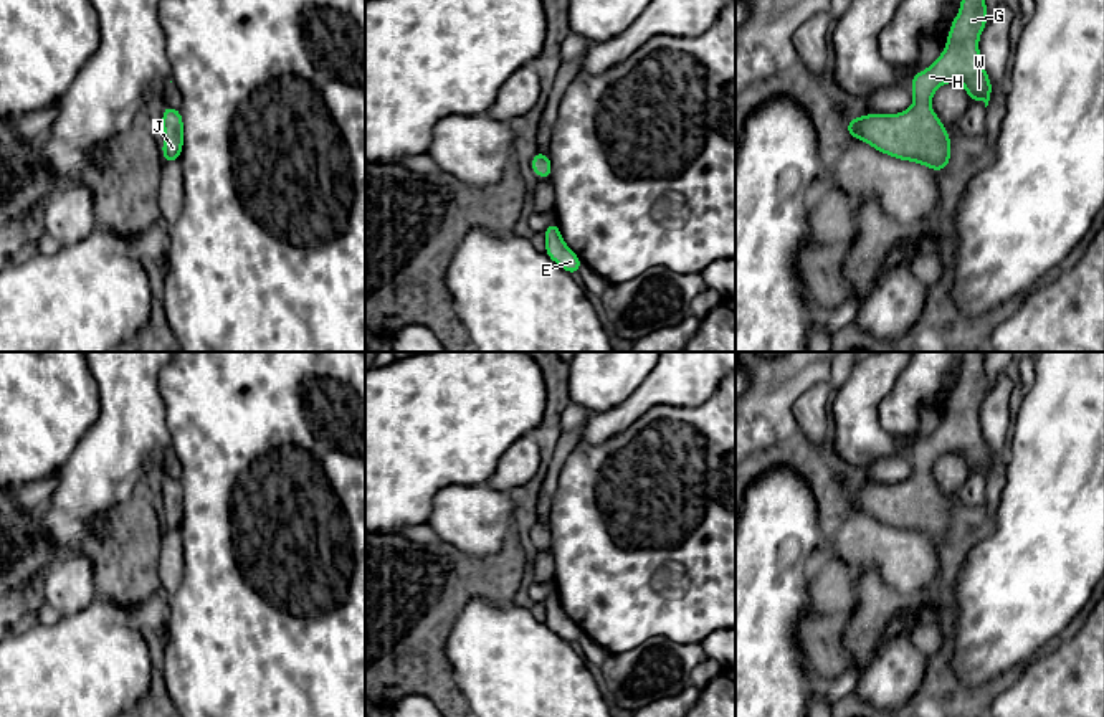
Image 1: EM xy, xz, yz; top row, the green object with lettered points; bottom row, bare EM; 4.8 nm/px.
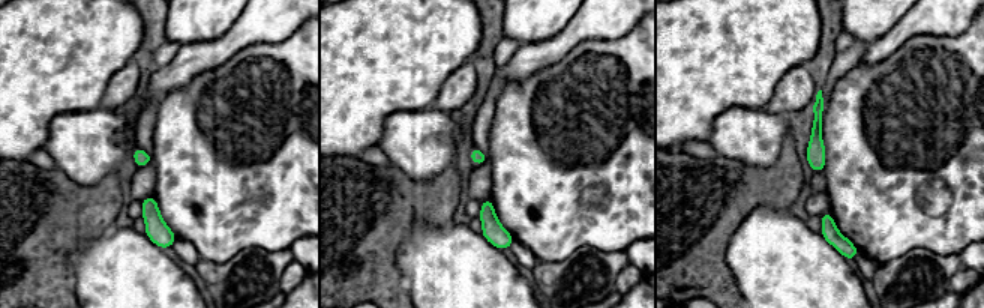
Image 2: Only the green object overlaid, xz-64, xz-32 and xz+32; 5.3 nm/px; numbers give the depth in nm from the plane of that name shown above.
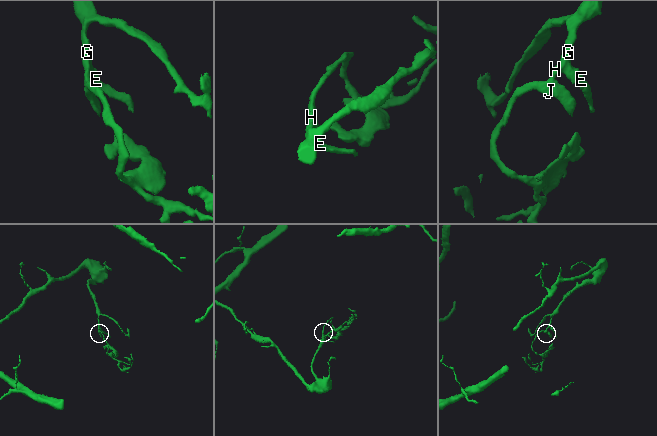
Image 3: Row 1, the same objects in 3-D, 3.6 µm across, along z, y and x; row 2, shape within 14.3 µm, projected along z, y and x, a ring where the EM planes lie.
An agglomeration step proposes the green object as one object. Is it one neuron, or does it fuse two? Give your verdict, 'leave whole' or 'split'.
leave whole

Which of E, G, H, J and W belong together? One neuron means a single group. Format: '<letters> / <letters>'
E G H J W

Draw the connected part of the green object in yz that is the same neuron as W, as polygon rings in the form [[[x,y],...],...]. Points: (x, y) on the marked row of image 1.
[[[962,0],[944,51],[934,64],[909,81],[912,106],[899,114],[858,116],[846,124],[848,135],[858,137],[878,152],[930,167],[937,173],[949,167],[950,134],[930,109],[930,101],[942,84],[960,83],[970,101],[983,101],[985,107],[988,106],[993,86],[978,50],[987,21],[985,0]]]

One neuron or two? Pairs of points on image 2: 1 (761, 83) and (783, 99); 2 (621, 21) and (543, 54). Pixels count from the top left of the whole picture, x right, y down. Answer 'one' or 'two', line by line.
1: two
2: one

